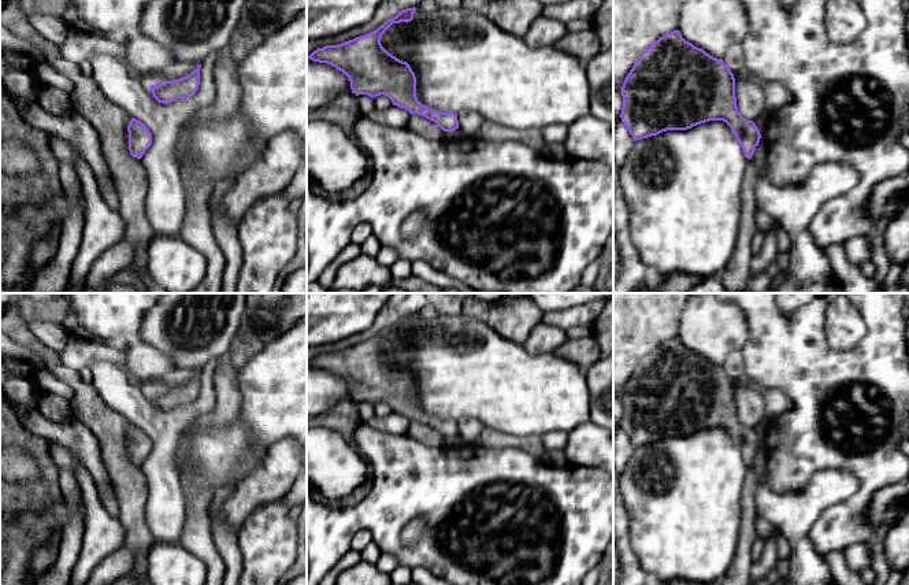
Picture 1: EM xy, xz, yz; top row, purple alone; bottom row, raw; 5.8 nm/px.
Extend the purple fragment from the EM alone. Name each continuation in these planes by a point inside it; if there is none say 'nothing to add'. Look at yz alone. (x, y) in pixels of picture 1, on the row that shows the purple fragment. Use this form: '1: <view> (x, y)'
nothing to add

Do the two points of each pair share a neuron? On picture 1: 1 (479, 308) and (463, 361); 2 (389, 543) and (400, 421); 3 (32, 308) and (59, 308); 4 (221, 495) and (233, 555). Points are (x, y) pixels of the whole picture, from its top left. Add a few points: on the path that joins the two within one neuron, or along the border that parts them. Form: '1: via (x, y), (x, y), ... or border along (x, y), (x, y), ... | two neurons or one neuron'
1: border along (462, 311), (483, 321), (503, 337) | two neurons
2: border along (367, 426), (388, 433), (405, 434) | two neurons
3: via (39, 308), (52, 308) | one neuron
4: via (216, 510), (218, 526), (226, 540) | one neuron

